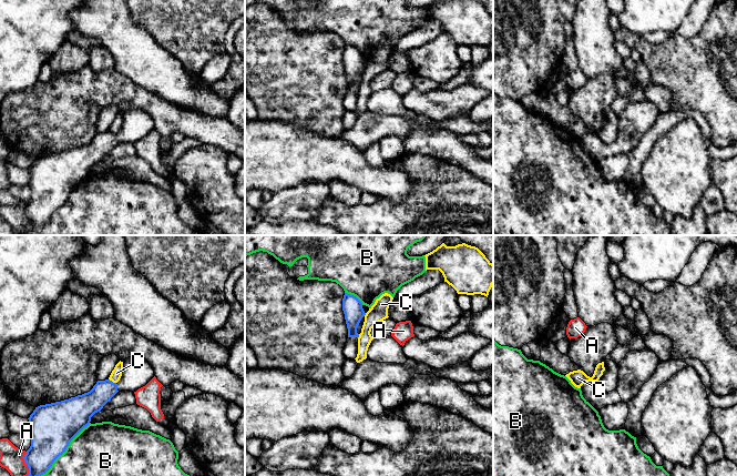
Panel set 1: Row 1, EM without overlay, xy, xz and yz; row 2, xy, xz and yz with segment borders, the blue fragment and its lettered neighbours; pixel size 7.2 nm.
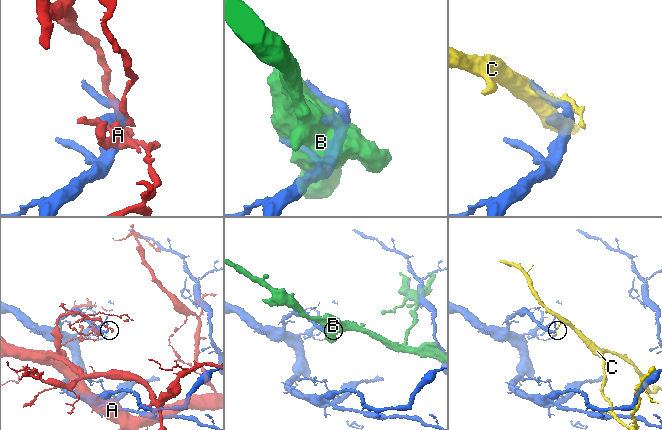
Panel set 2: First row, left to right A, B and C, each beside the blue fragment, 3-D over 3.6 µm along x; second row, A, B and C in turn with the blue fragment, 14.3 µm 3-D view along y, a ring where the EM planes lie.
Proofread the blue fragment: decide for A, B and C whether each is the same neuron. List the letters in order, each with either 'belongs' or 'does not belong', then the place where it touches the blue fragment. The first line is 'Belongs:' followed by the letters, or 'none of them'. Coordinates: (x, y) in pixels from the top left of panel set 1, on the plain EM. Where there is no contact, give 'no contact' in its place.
Belongs: none of them
A: does not belong; contact xy (29, 222)
B: does not belong; contact xy (58, 208)
C: does not belong; contact xy (111, 132)

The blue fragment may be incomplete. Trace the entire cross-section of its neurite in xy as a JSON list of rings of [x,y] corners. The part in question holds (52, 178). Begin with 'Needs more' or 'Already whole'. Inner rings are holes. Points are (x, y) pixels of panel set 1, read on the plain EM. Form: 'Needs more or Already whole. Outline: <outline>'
Needs more. Outline: [[[127,109],[117,134],[98,132],[88,144],[35,159],[28,170],[31,198],[23,209],[29,226],[13,235],[25,235],[28,231],[45,225],[70,193],[90,175],[91,169],[117,143],[134,144],[153,129],[154,122],[145,110]]]

